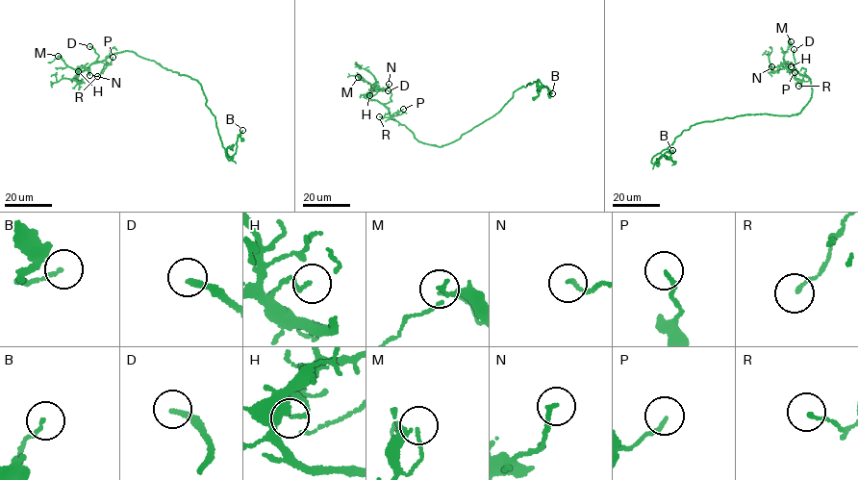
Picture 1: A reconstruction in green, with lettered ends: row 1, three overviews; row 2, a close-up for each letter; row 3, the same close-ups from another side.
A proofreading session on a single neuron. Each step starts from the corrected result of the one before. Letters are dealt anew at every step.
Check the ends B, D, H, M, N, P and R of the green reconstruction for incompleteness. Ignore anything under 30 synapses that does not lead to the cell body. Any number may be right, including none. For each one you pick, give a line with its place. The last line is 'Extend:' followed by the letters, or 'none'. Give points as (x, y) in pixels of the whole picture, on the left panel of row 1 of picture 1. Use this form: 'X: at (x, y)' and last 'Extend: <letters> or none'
D: at (89, 46)
Extend: D

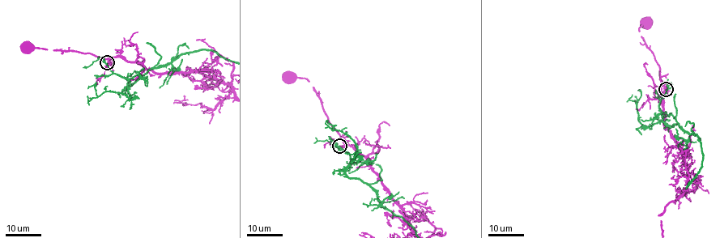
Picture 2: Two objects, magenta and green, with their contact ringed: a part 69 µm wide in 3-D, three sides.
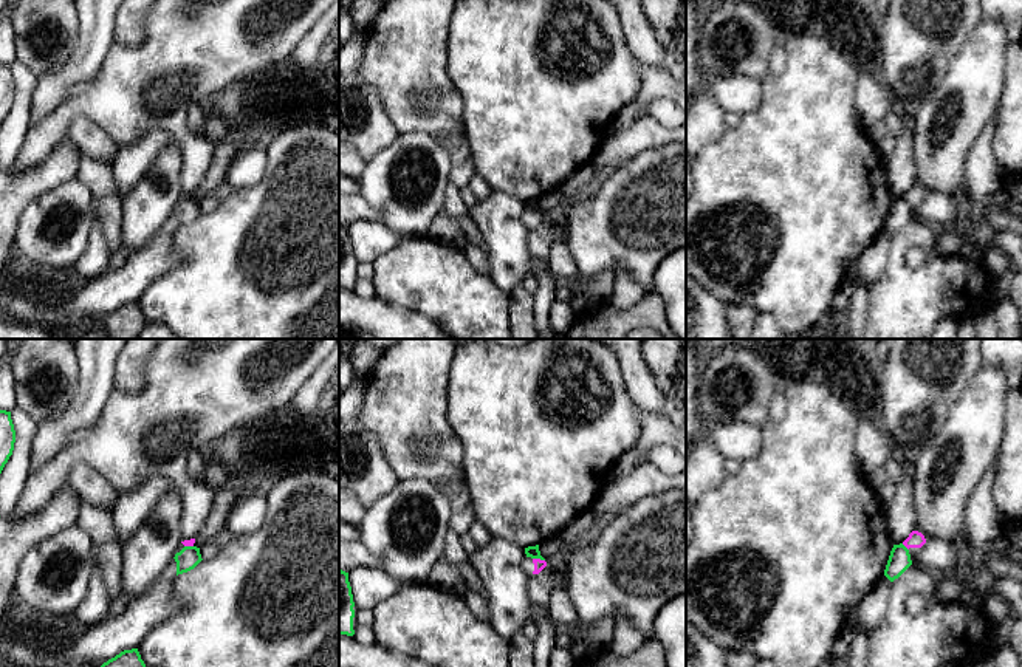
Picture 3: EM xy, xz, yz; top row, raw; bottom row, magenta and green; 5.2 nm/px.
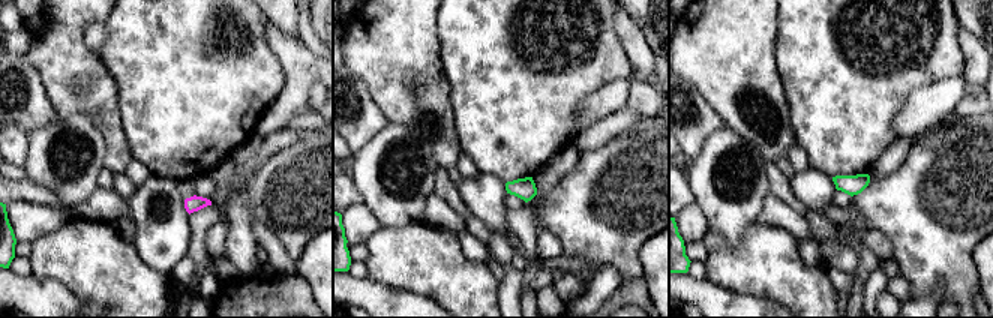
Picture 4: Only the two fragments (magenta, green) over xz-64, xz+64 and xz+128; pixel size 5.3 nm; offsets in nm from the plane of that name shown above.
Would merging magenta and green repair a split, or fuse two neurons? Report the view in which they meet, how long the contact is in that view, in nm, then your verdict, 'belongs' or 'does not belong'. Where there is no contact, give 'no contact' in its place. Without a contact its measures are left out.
contact in xz; length 70 nm; does not belong

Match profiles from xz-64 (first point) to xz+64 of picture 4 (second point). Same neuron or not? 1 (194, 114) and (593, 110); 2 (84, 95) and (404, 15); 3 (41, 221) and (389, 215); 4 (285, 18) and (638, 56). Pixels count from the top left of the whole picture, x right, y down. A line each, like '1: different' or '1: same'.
1: different
2: same
3: different
4: same

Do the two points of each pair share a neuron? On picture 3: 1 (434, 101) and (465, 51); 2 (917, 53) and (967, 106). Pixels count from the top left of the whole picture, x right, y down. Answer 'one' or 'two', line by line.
1: two
2: two

